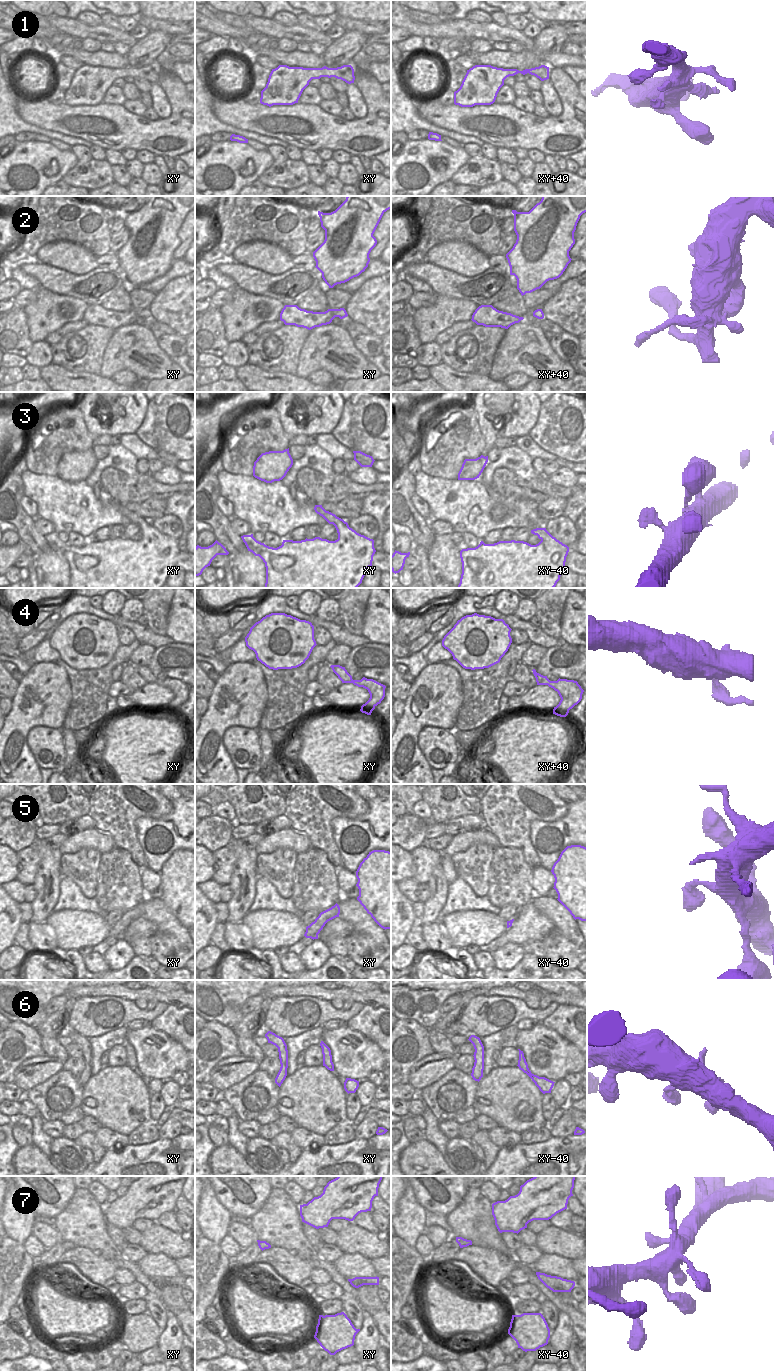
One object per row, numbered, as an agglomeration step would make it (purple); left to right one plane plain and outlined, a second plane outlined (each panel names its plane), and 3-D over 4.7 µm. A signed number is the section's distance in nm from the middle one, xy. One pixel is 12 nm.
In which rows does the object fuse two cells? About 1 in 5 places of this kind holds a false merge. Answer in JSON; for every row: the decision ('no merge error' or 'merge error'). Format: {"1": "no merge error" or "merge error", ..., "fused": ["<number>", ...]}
{"1": "no merge error", "2": "no merge error", "3": "no merge error", "4": "no merge error", "5": "no merge error", "6": "no merge error", "7": "no merge error", "fused": []}

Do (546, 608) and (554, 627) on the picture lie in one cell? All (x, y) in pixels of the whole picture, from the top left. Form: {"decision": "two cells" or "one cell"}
{"decision": "one cell"}

